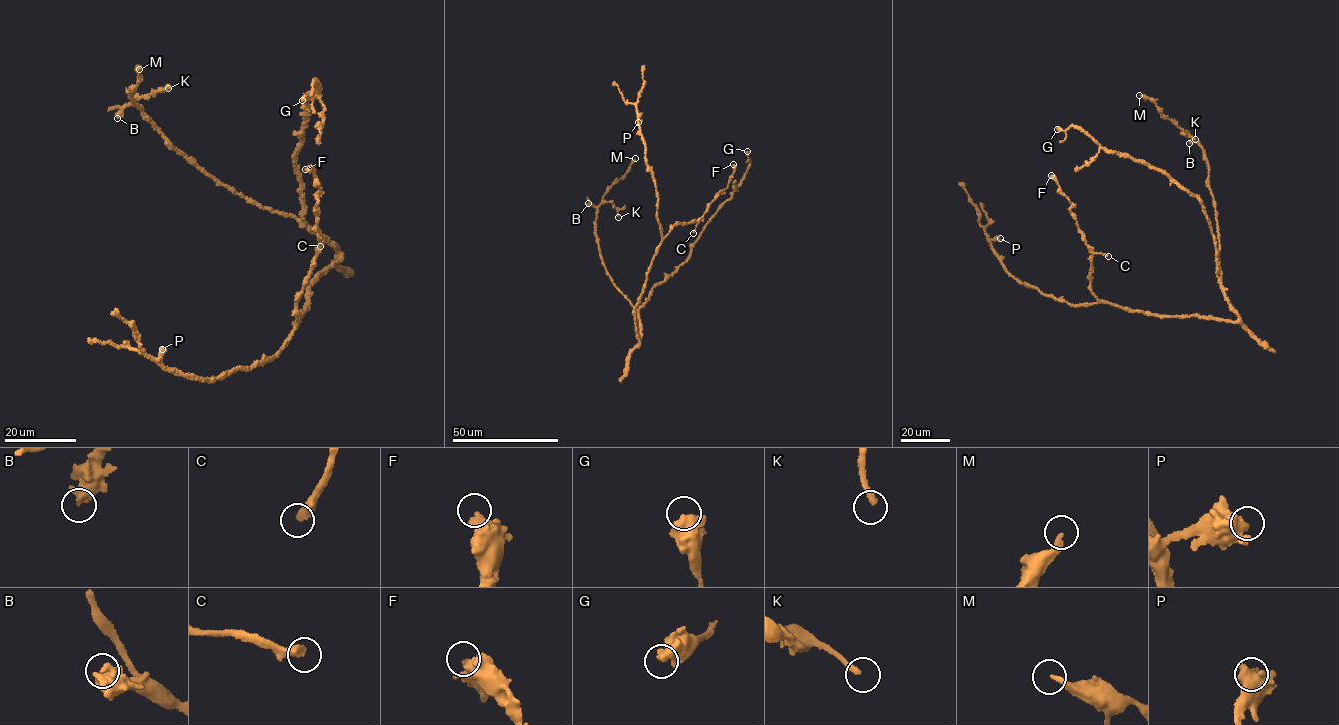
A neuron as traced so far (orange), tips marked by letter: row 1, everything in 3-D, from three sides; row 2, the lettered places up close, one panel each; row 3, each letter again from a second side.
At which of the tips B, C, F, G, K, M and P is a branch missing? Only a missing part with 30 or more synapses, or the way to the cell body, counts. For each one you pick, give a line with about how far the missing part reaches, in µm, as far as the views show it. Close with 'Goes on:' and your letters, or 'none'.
C: about 15 µm are missing
K: about 20 µm are missing
M: about 30 µm are missing
Goes on: C, K, M

